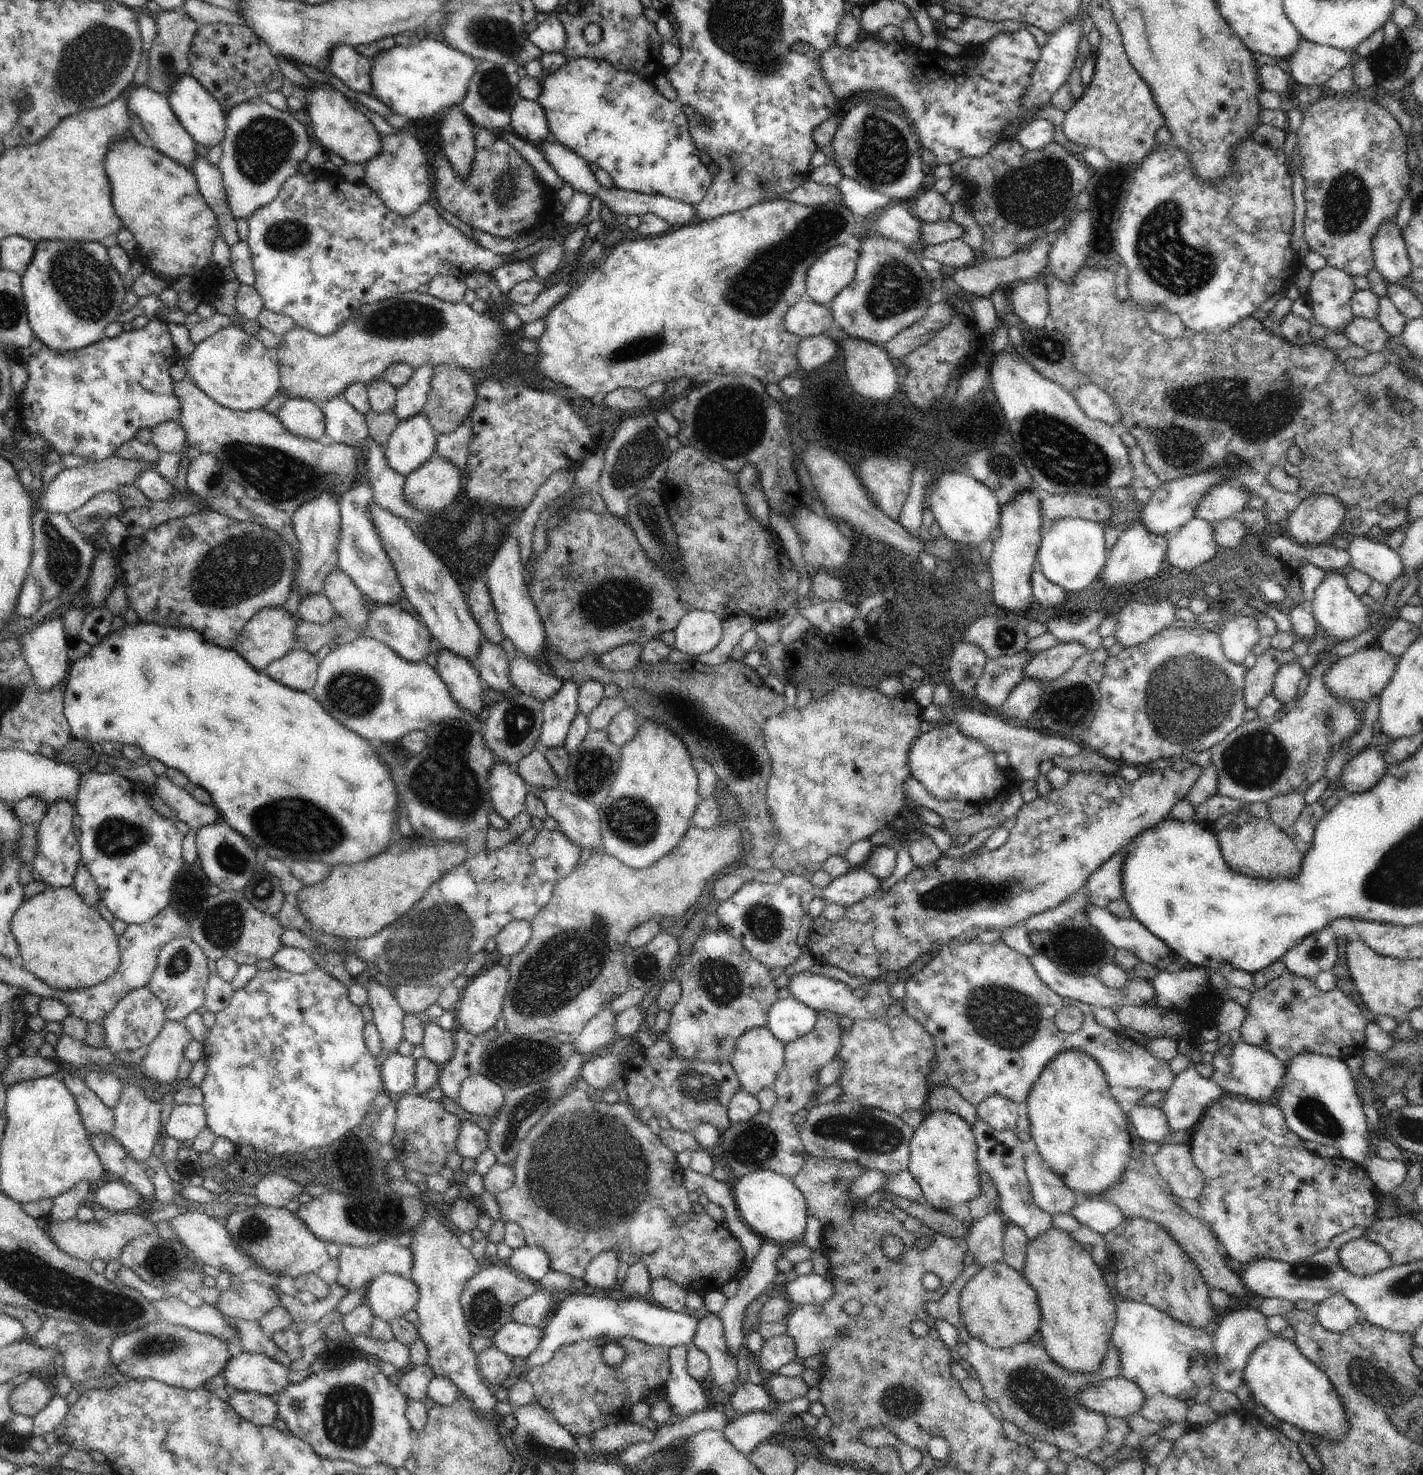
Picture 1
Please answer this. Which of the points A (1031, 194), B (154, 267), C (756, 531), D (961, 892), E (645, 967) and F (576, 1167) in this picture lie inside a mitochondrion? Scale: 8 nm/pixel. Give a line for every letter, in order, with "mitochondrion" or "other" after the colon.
A: mitochondrion
B: other
C: other
D: mitochondrion
E: mitochondrion
F: mitochondrion

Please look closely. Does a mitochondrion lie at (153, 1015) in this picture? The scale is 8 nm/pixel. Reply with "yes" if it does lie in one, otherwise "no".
no

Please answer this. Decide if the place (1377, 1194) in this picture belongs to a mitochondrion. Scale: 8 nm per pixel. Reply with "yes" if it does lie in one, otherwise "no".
no

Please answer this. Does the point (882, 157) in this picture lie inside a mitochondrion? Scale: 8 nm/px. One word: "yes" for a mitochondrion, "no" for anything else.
yes

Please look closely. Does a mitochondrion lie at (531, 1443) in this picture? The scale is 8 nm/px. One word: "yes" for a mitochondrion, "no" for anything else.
yes

